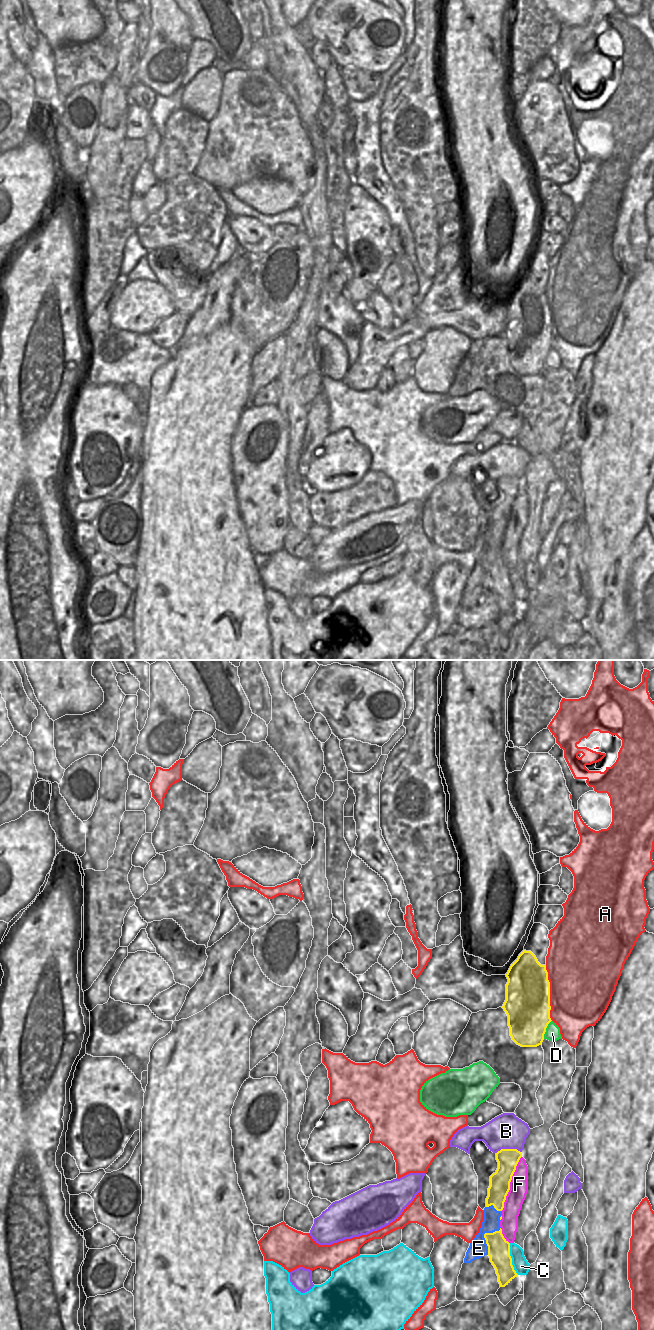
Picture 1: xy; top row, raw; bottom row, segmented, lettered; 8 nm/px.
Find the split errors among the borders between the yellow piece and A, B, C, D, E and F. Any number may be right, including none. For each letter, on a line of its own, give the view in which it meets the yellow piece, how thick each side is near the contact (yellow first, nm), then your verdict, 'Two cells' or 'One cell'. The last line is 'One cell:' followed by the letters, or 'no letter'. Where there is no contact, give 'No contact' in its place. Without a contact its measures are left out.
A: Touches yellow in xy. Thickness 360 nm (yellow) against 500 nm. Two cells
B: Touches yellow in xy. Thickness 170 nm (yellow) against 280 nm. Two cells
C: Touches yellow in xy. Thickness 180 nm (yellow) against 120 nm. Two cells
D: Touches yellow in xy. Thickness 360 nm (yellow) against 120 nm. Two cells
E: Touches yellow in xy. Thickness 180 nm (yellow) against 150 nm. Two cells
F: Touches yellow in xy. Thickness 170 nm (yellow) against 140 nm. Two cells
One cell: no letter

